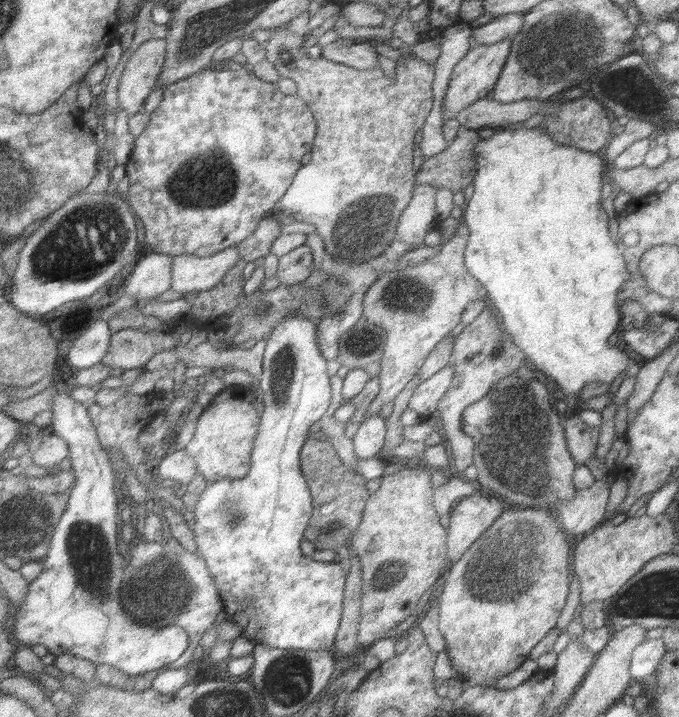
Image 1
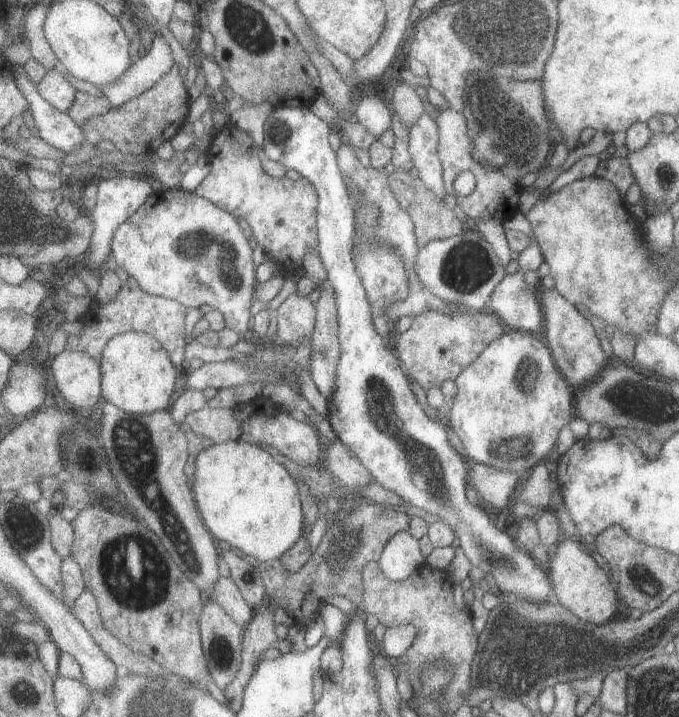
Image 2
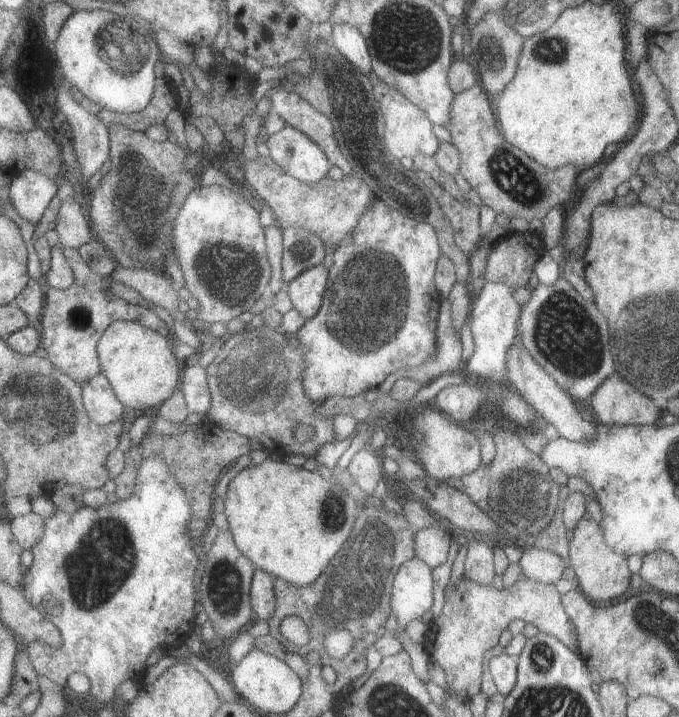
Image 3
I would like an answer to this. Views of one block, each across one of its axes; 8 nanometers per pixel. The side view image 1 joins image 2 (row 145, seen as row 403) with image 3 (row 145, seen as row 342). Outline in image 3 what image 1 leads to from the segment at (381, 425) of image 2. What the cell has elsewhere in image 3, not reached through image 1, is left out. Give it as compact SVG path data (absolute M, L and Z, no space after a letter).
M285 124L285 128L269 138L271 158L301 182L317 184L329 178L333 162L305 132Z

